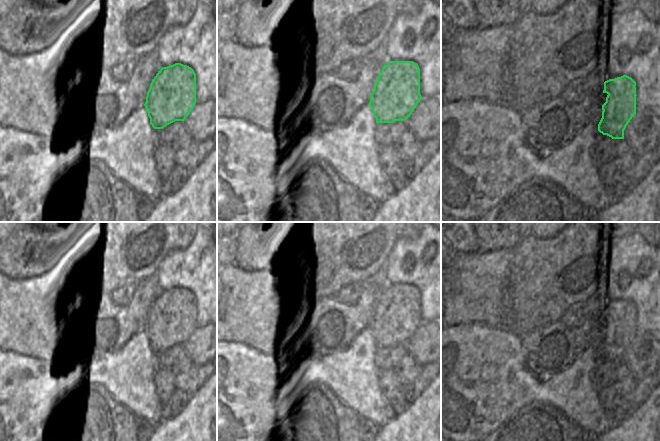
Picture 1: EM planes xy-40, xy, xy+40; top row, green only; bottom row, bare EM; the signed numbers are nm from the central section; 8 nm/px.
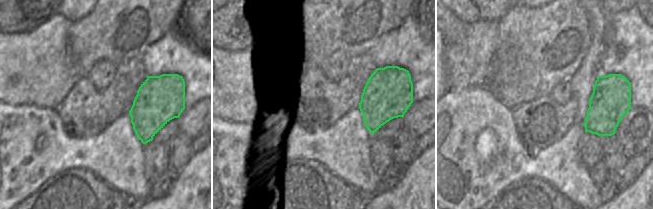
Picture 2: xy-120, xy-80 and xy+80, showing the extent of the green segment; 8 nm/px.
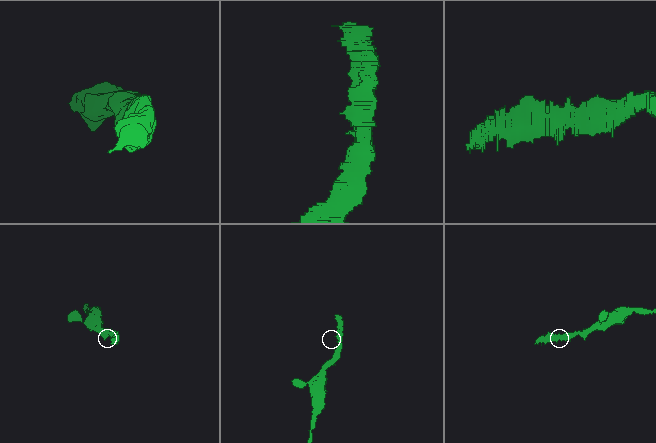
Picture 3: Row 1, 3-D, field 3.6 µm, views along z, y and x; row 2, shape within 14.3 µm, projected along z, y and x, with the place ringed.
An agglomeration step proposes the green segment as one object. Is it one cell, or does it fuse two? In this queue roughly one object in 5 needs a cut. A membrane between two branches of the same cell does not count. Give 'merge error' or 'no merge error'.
no merge error

